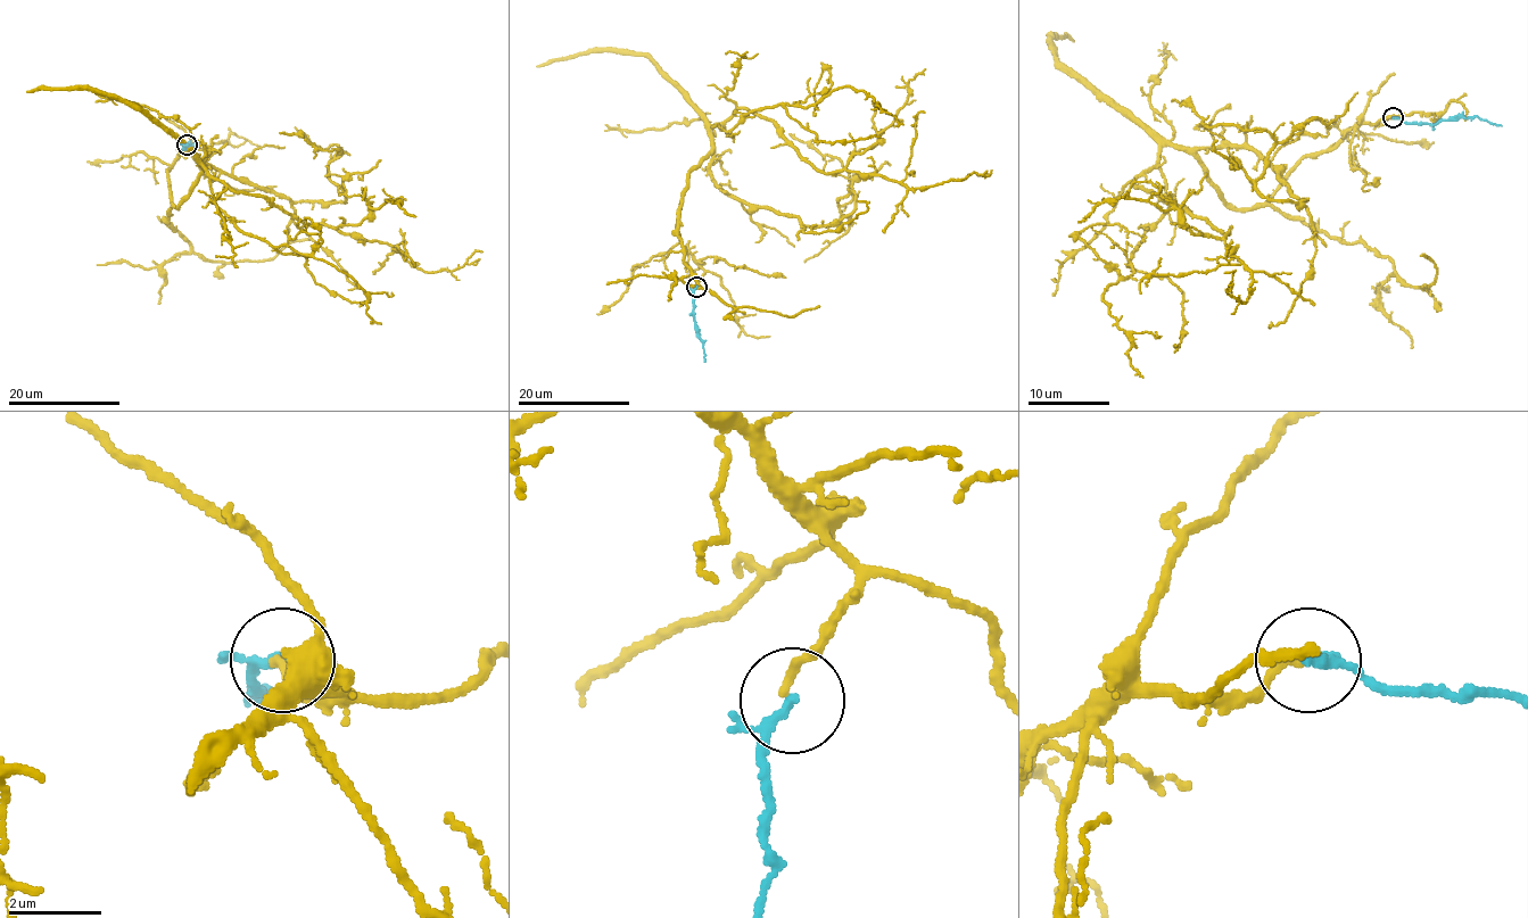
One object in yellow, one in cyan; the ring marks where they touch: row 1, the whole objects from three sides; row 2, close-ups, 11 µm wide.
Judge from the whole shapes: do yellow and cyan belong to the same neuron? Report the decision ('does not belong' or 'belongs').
does not belong

